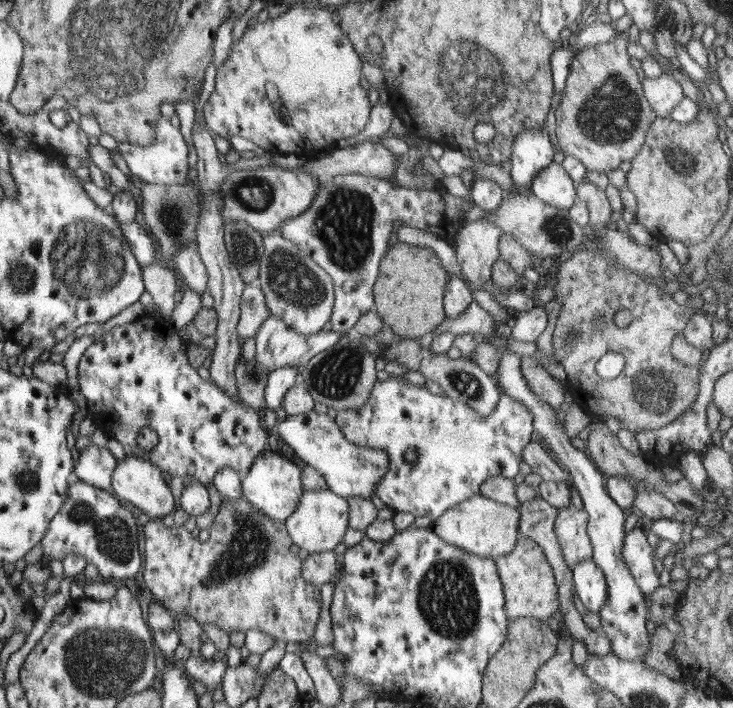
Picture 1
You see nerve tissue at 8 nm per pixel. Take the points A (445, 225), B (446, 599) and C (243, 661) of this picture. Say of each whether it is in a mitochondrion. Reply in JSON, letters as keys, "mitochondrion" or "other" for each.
{"A":"other","B":"mitochondrion","C":"other"}

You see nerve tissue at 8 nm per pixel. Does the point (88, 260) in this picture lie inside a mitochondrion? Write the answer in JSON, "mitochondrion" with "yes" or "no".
{"mitochondrion":"yes"}

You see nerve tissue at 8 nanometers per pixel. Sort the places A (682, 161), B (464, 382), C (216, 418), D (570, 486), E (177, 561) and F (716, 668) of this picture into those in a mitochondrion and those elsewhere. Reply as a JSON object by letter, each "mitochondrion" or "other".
{"A":"mitochondrion","B":"mitochondrion","C":"other","D":"other","E":"other","F":"other"}

